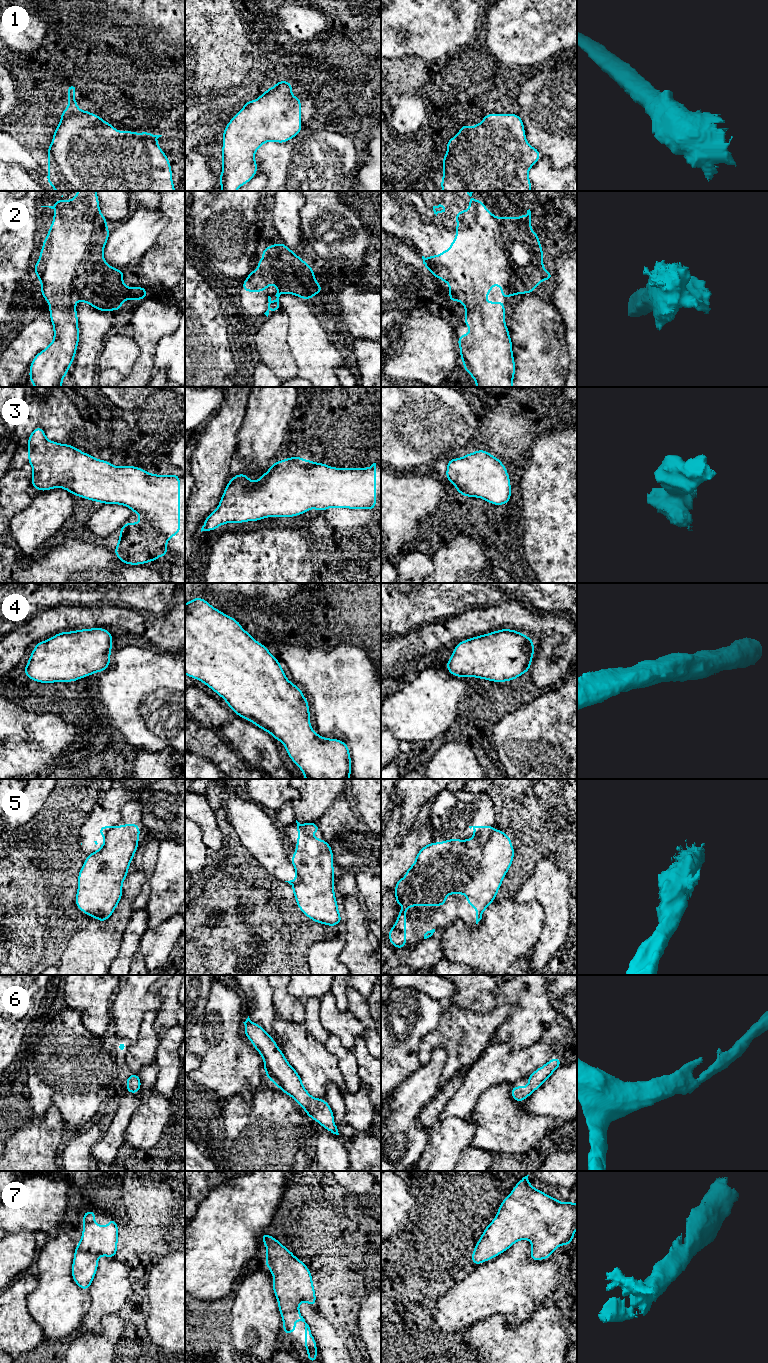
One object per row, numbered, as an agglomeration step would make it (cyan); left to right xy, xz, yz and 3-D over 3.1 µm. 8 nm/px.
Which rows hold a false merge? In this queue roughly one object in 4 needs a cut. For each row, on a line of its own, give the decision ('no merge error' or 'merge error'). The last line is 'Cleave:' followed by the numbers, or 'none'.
1: no merge error
2: no merge error
3: no merge error
4: no merge error
5: merge error
6: no merge error
7: no merge error
Cleave: 5

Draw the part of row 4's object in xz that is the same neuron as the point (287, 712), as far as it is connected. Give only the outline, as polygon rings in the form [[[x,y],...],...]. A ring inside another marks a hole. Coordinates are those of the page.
[[[196,597],[185,604],[185,674],[203,682],[228,704],[239,717],[269,732],[281,741],[287,755],[298,766],[305,779],[350,779],[351,758],[347,744],[338,739],[323,738],[313,731],[309,718],[309,704],[302,690],[291,683],[282,670],[282,664],[267,647],[254,640],[253,636],[231,616],[212,607],[205,599]]]

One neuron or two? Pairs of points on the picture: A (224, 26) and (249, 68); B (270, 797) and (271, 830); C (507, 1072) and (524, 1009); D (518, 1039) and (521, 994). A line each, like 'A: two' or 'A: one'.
A: one
B: two
C: two
D: one

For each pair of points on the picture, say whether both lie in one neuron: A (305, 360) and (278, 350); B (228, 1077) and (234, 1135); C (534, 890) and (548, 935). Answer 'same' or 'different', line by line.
A: different
B: different
C: same

